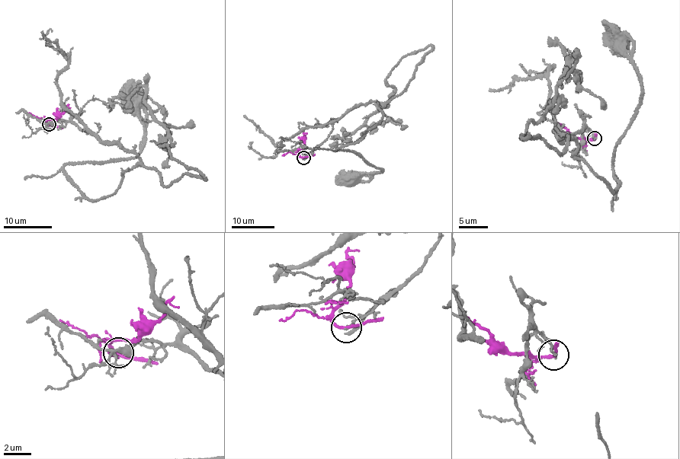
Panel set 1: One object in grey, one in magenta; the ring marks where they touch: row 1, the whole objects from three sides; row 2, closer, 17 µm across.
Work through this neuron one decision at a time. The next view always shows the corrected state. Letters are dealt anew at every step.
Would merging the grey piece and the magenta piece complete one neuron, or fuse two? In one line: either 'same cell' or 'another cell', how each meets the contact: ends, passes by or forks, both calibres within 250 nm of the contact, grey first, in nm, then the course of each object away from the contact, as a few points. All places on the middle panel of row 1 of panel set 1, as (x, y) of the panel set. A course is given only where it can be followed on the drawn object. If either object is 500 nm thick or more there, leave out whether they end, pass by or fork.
another cell; grey ends there; magenta passes by; 120 nm thick on the grey side, 200 nm on the other; grey runs (303, 157), (340, 118), (360, 105), (382, 103), (382, 121), (336, 150), (383, 170), (348, 178); magenta runs (303, 157), (299, 154), (299, 151), (303, 147), (306, 137), (303, 134), (307, 133)

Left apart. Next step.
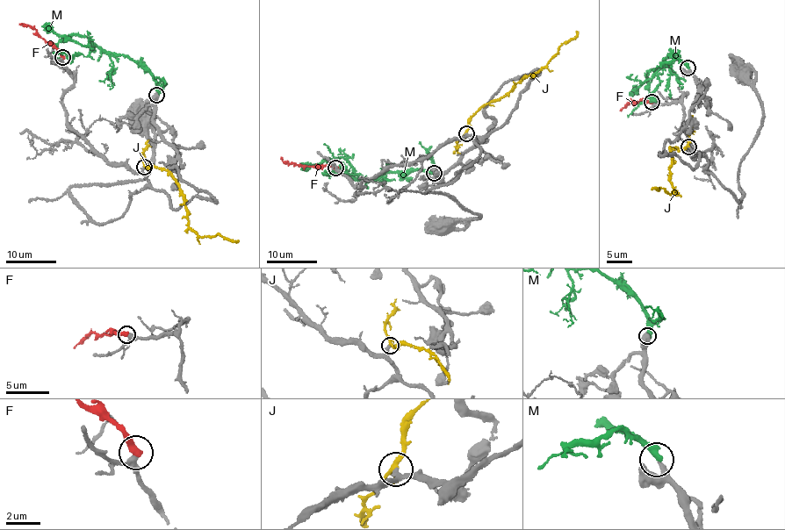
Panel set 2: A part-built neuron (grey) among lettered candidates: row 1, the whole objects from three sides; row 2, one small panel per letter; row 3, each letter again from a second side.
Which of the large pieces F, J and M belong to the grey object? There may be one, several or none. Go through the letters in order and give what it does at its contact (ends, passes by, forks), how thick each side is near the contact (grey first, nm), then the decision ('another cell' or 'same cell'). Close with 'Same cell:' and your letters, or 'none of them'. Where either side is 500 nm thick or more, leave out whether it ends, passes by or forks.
F: it ends there; 320 nm thick on the grey side, 440 nm on the other; another cell
J: it forks there; 280 nm thick on the grey side, 190 nm on the other; same cell
M: it ends there; 280 nm thick on the grey side, 420 nm on the other; another cell
Same cell: J

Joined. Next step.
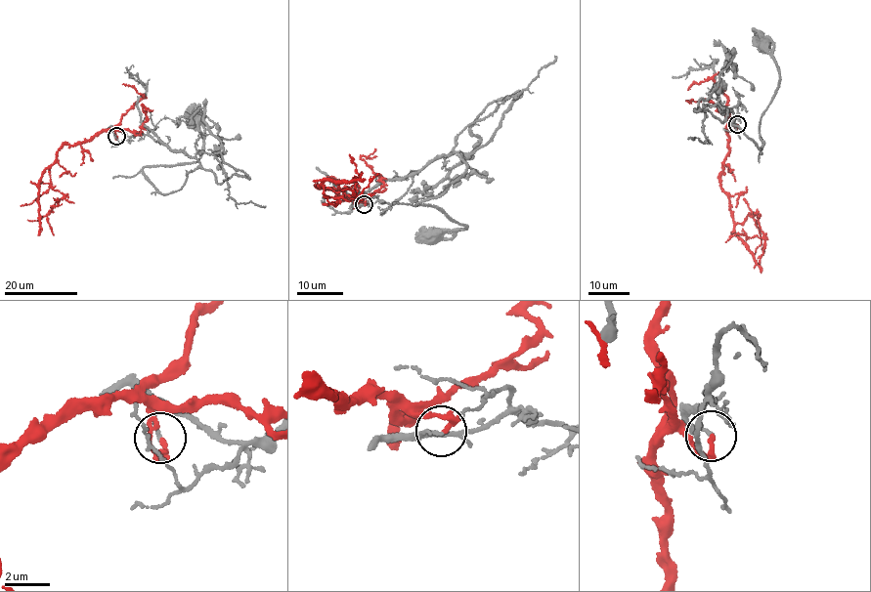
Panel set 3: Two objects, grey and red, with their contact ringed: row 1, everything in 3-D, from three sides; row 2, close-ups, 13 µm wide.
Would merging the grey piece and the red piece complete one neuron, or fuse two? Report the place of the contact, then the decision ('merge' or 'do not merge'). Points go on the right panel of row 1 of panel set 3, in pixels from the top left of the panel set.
place (737, 124); do not merge

